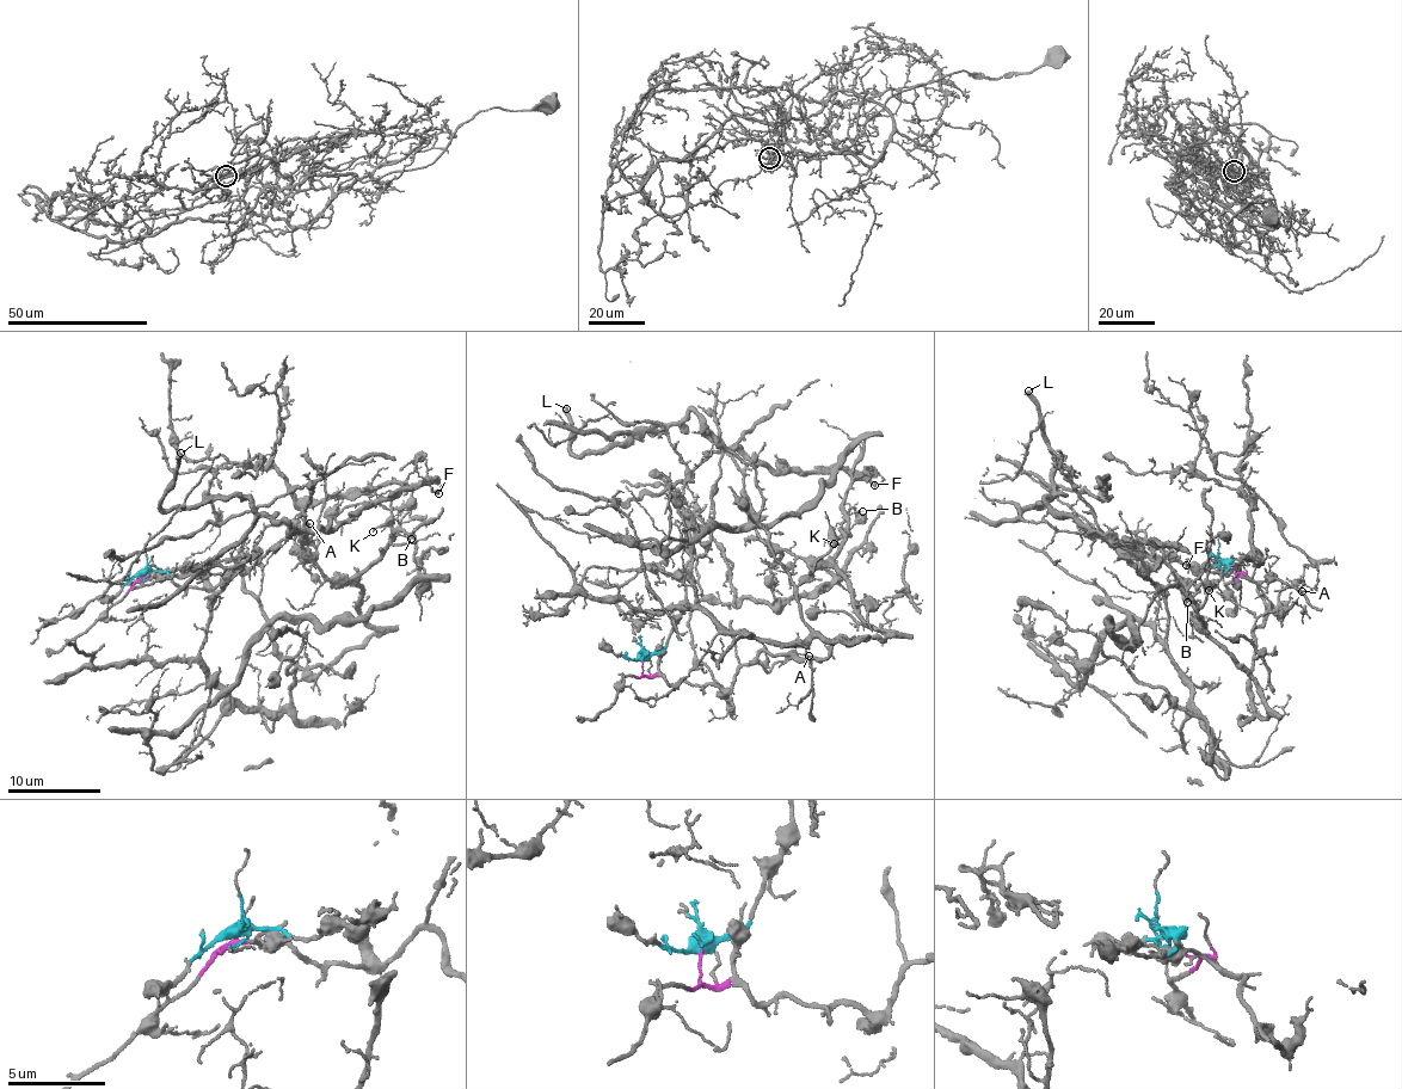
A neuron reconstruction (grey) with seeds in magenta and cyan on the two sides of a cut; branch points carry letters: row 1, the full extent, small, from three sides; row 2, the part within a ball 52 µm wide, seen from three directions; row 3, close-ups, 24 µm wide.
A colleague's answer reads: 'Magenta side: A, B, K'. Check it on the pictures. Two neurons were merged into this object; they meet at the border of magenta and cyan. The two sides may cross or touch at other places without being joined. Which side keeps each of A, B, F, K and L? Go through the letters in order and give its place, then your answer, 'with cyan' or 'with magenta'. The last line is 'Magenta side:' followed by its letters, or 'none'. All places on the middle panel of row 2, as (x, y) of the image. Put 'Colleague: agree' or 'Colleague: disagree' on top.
Colleague: agree
A: at (809, 656); with magenta
B: at (862, 511); with magenta
F: at (874, 485); with cyan
K: at (834, 543); with magenta
L: at (566, 408); with cyan
Magenta side: A, B, K

